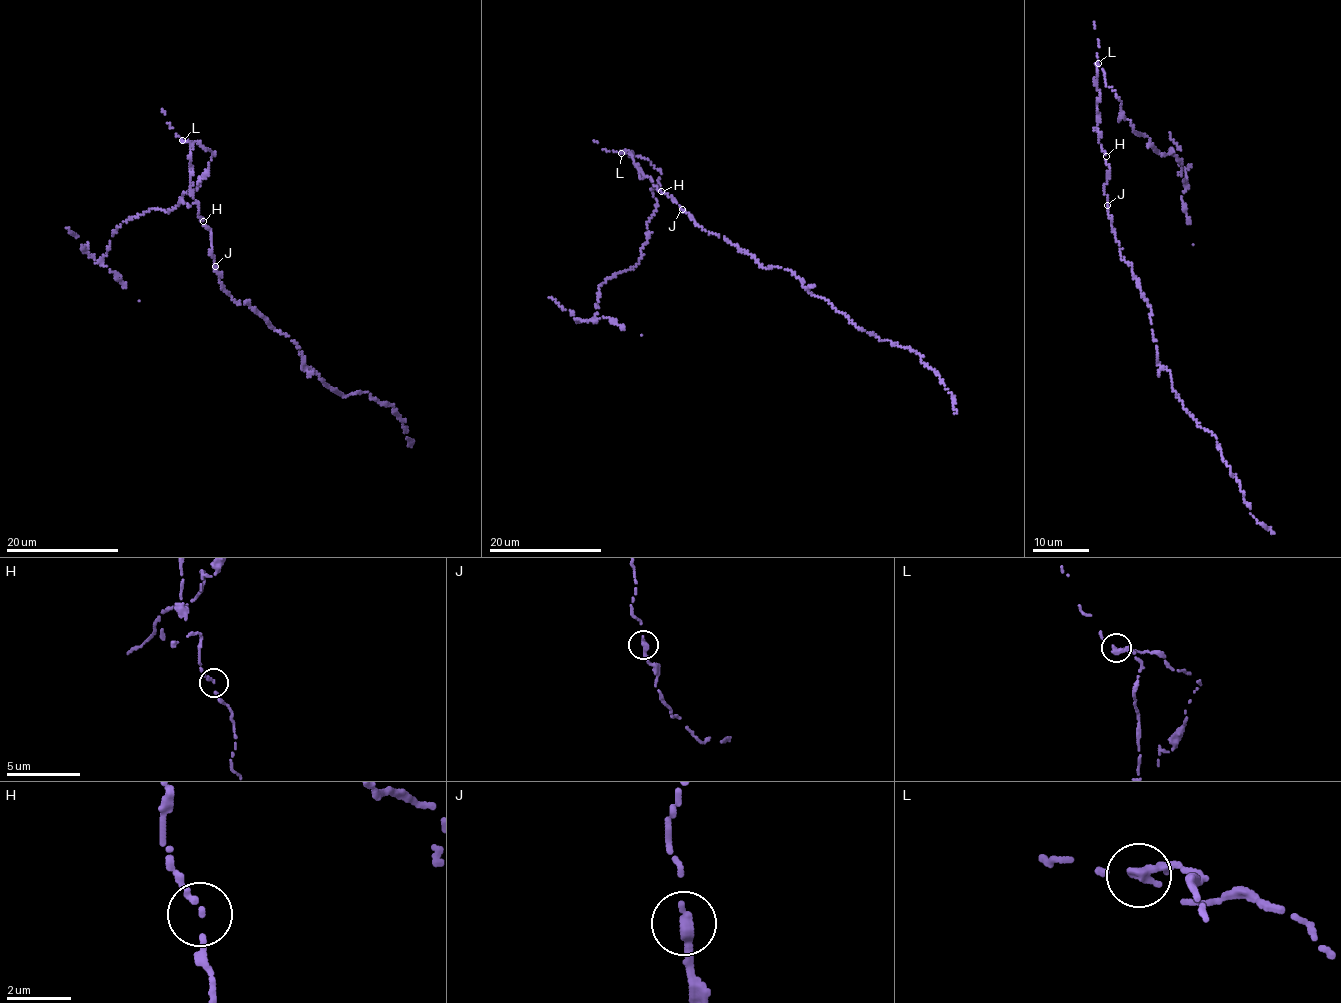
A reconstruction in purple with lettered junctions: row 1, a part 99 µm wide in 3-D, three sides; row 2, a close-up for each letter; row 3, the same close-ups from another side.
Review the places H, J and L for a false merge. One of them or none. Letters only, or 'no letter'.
L

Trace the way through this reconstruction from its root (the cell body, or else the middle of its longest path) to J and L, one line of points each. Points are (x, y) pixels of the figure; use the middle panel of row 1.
J: (661, 191), (682, 209)
L: (661, 191), (650, 177), (640, 172), (632, 153), (621, 153)

